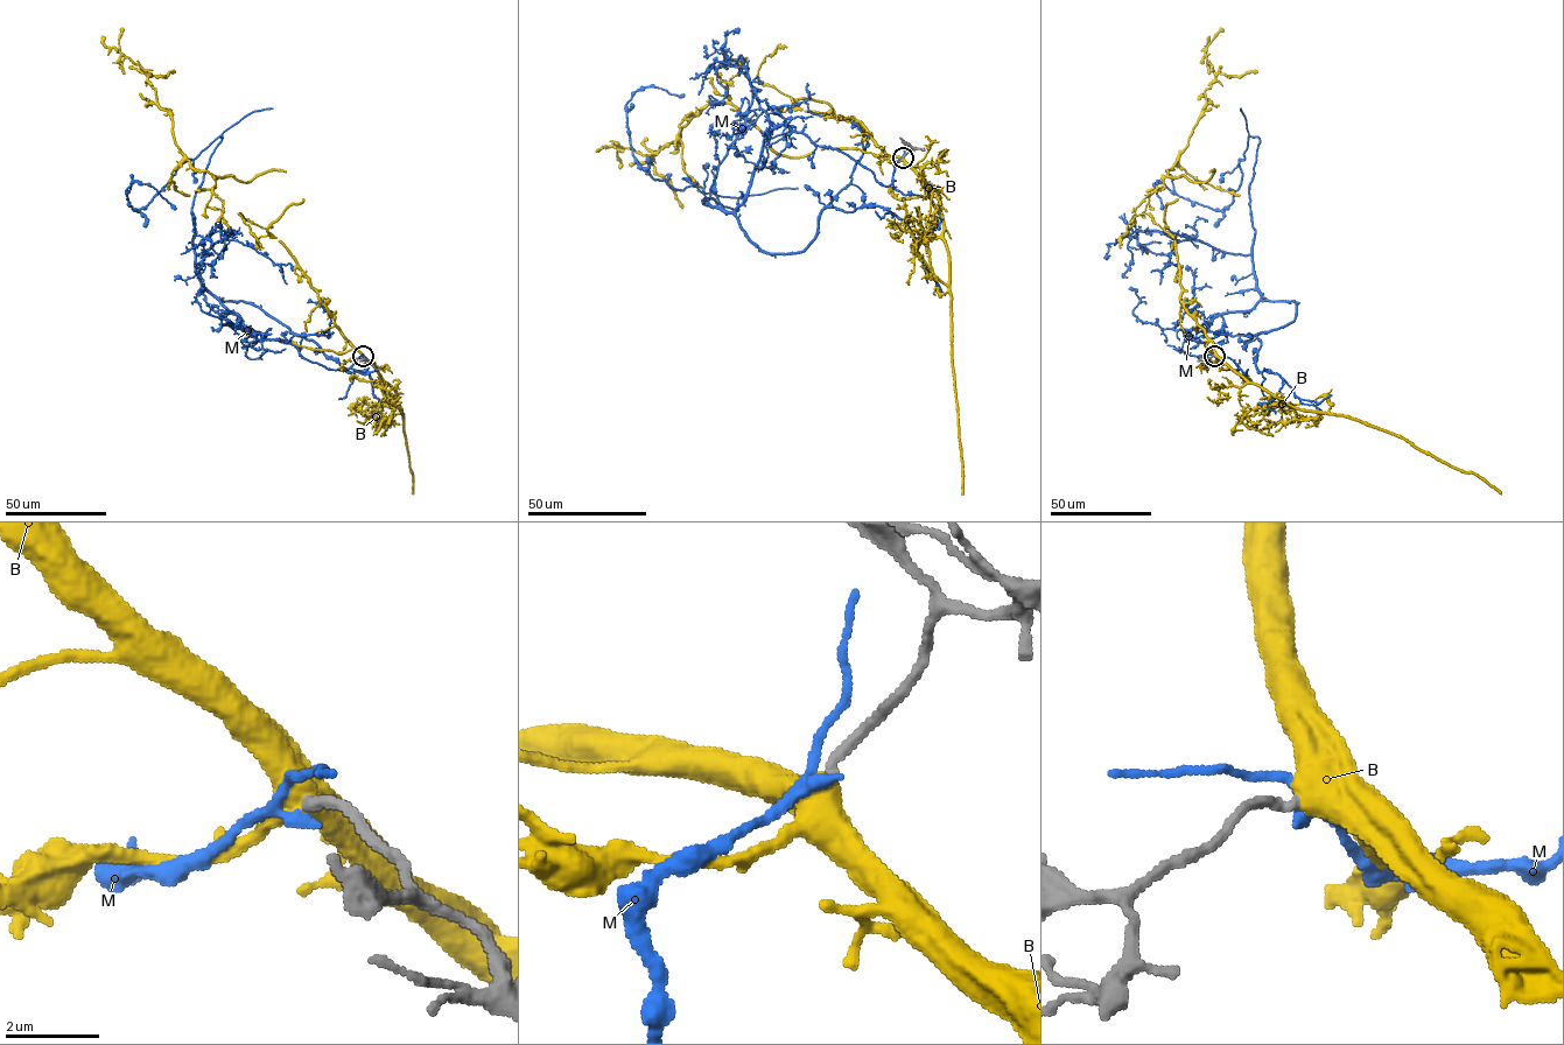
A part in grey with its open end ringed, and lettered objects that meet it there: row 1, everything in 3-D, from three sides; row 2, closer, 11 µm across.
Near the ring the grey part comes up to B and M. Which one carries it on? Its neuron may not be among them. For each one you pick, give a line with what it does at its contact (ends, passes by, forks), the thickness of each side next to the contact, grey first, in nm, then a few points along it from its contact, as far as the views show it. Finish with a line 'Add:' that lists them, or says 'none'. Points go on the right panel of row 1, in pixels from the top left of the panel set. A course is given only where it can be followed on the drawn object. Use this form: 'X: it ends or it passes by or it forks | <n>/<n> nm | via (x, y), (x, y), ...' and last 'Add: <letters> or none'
B: it ends | 240/700 nm | via (1214, 356), (1180, 301), (1173, 238), (1135, 210), (1187, 145), (1214, 79), (1205, 53), (1224, 29)
Add: B

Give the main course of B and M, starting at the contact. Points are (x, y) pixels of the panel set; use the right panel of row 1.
B: (1214, 356), (1180, 301), (1173, 238), (1135, 210), (1187, 145), (1214, 79), (1205, 53), (1224, 29)
M: (1214, 356), (1239, 369), (1212, 363), (1190, 331), (1260, 300), (1260, 138), (1228, 207), (1159, 181), (1161, 208)

